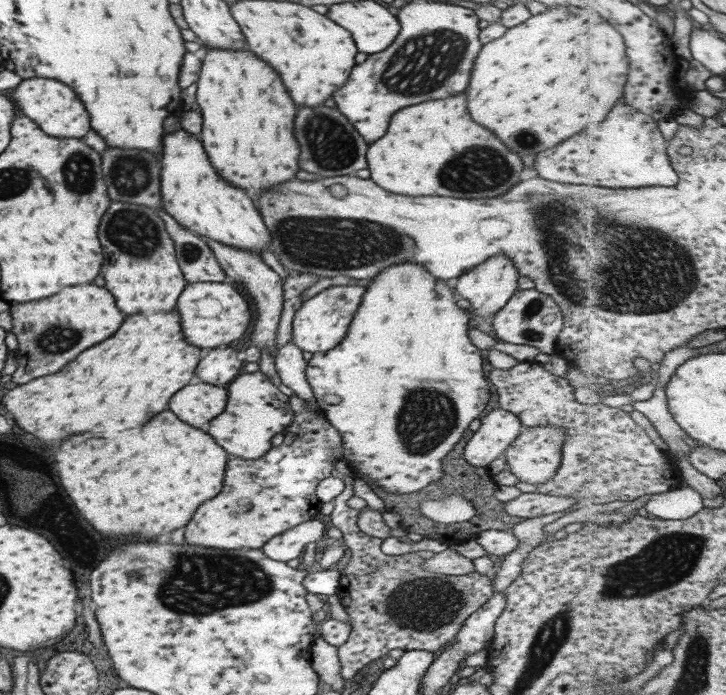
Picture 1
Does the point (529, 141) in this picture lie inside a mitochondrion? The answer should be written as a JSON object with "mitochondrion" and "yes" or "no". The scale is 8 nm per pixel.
{"mitochondrion":"yes"}

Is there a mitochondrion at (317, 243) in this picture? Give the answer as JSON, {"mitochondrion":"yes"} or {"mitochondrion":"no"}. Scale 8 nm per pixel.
{"mitochondrion":"yes"}

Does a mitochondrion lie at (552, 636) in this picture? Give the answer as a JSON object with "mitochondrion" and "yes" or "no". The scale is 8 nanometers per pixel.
{"mitochondrion":"yes"}

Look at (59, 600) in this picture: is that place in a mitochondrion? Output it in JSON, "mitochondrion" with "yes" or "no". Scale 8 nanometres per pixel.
{"mitochondrion":"no"}

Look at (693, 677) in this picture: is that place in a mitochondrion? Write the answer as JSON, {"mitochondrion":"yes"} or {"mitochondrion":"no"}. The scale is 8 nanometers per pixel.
{"mitochondrion":"yes"}

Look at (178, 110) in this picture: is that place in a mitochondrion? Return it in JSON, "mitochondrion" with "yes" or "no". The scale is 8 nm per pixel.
{"mitochondrion":"no"}

